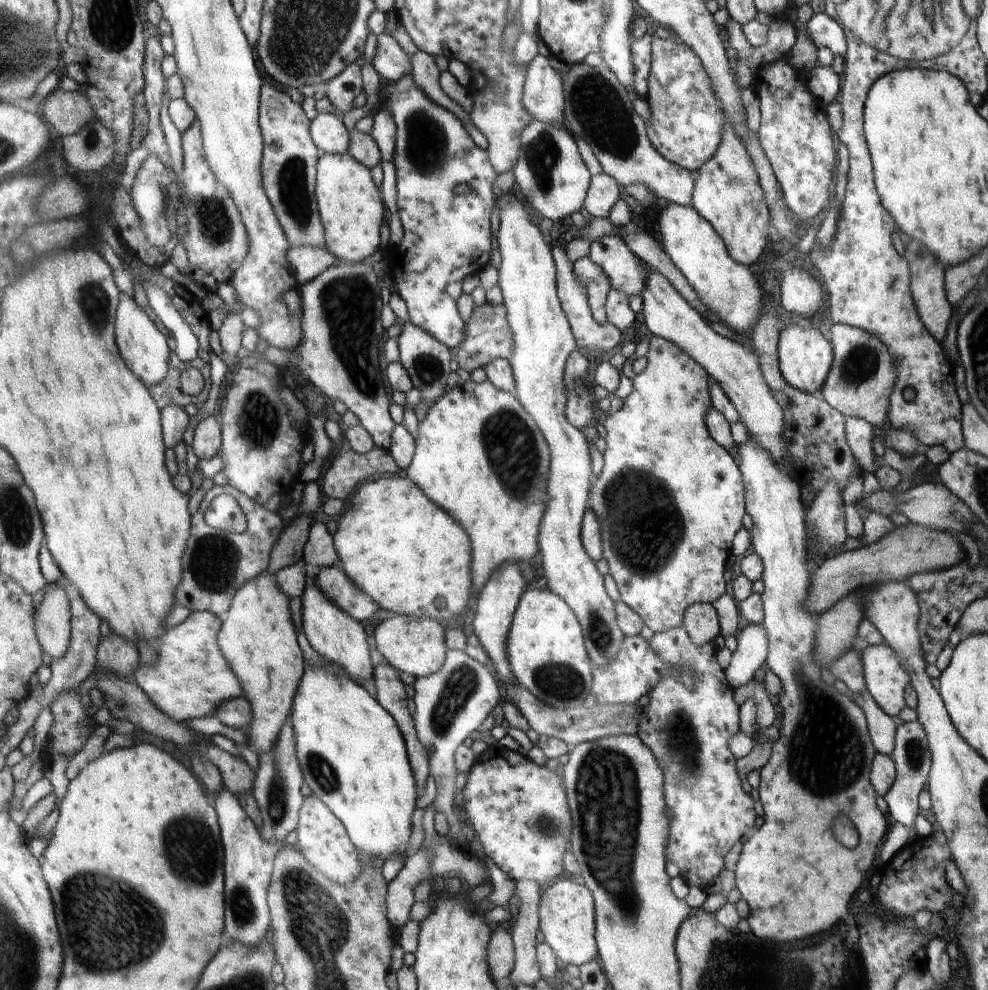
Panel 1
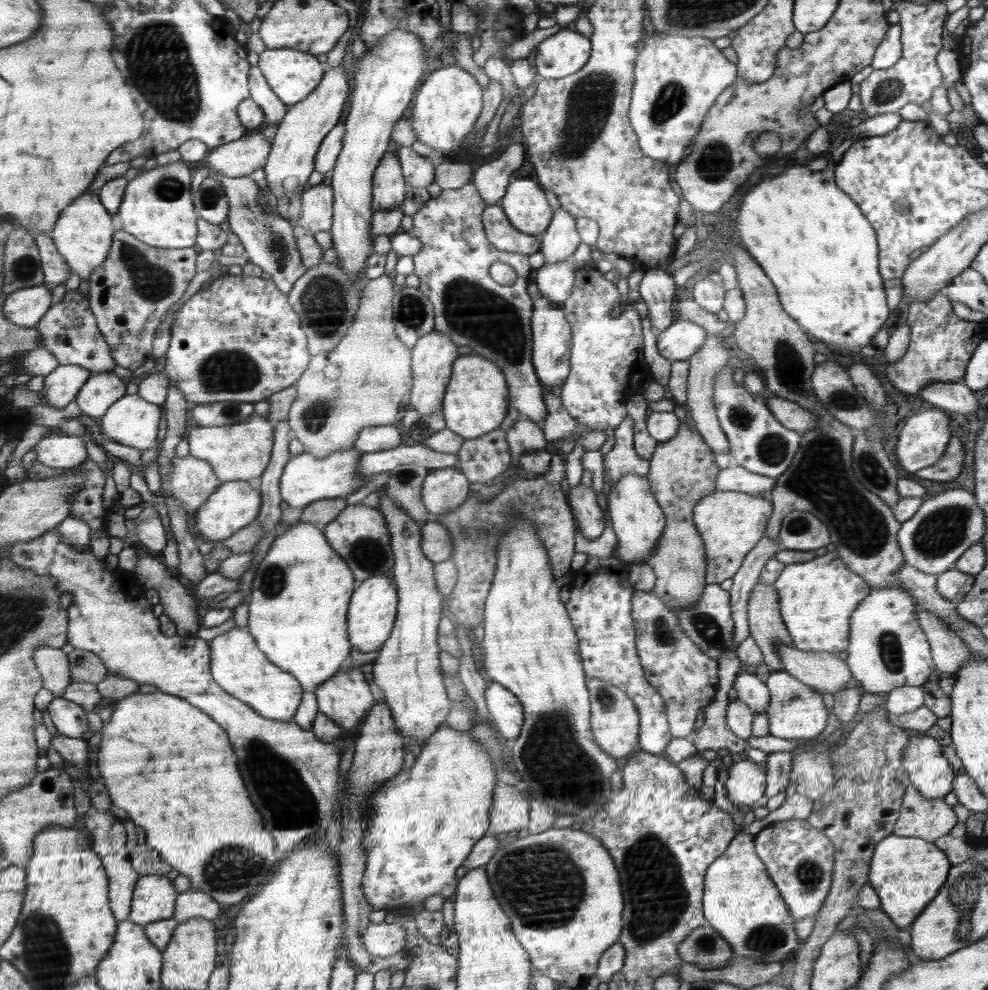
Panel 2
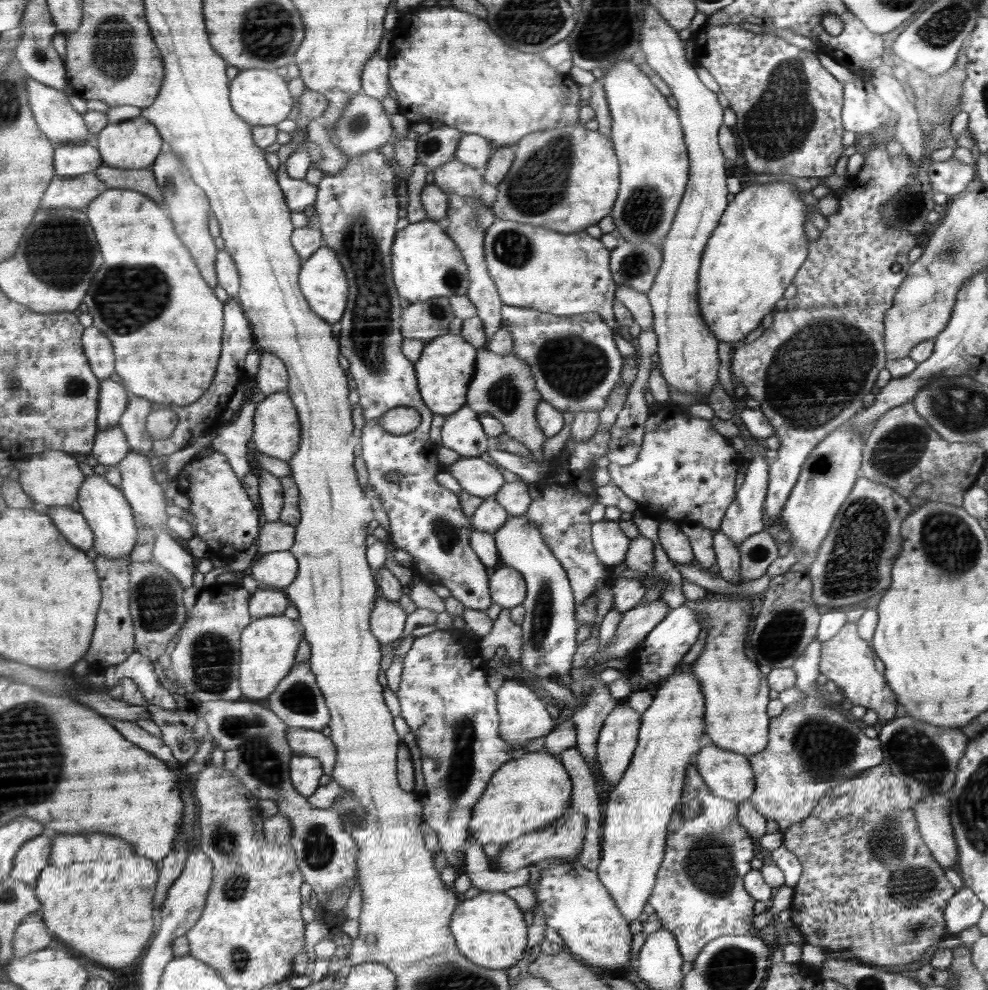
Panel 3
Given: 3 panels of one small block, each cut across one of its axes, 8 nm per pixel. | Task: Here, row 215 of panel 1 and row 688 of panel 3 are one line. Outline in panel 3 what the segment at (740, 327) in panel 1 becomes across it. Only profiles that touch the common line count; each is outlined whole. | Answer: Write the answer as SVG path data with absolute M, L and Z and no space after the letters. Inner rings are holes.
M692 672L676 673L667 677L667 680L653 696L650 707L642 713L638 745L630 765L624 771L618 784L614 786L604 806L603 830L601 840L601 859L598 868L599 878L607 886L607 890L615 899L628 923L636 920L644 906L648 904L652 891L655 890L657 872L664 858L666 840L669 836L667 829L671 822L675 807L678 806L683 796L683 787L686 786L687 768L691 766L690 760L694 752L700 748L700 738L706 732L705 698L698 676Z

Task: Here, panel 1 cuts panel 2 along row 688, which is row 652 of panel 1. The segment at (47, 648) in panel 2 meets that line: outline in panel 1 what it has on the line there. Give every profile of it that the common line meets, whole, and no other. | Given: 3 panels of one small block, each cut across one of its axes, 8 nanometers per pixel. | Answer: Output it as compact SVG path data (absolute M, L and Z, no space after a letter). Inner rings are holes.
M64 580L49 584L36 616L42 647L53 661L65 658L73 640L73 611Z

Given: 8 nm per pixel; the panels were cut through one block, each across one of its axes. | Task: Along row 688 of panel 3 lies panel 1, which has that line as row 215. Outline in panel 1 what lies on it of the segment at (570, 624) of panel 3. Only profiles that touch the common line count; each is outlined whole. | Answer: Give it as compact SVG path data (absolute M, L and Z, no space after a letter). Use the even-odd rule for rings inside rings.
M532 120L522 132L522 150L512 171L521 197L537 210L539 218L546 216L558 224L565 216L578 212L588 198L591 171L567 127Z

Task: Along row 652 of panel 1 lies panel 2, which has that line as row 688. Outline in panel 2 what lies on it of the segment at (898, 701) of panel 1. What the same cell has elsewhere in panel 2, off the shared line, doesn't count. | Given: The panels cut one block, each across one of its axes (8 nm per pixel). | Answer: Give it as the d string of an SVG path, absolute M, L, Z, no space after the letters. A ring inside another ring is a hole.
M871 589L867 597L851 615L851 646L847 648L847 663L851 667L852 676L862 684L867 693L890 693L902 686L921 687L936 671L935 661L931 656L931 645L925 630L916 613L917 604L911 594L902 589Z

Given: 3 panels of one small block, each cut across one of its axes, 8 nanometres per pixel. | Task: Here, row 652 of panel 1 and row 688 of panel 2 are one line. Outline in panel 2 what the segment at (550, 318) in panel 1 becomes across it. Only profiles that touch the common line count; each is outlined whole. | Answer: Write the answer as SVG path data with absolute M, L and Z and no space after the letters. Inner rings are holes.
M588 678L591 698L591 728L599 747L616 759L625 760L639 749L639 711L635 702L614 684L599 678Z

